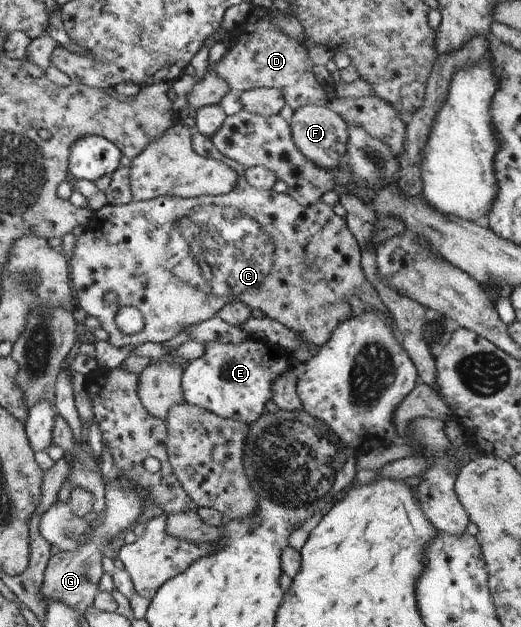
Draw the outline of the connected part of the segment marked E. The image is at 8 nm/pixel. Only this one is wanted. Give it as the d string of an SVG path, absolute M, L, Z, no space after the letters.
M248 338L240 344L206 342L200 358L187 362L183 368L180 380L183 402L220 418L249 424L258 420L264 404L272 400L272 382L292 368L288 352L262 339Z

